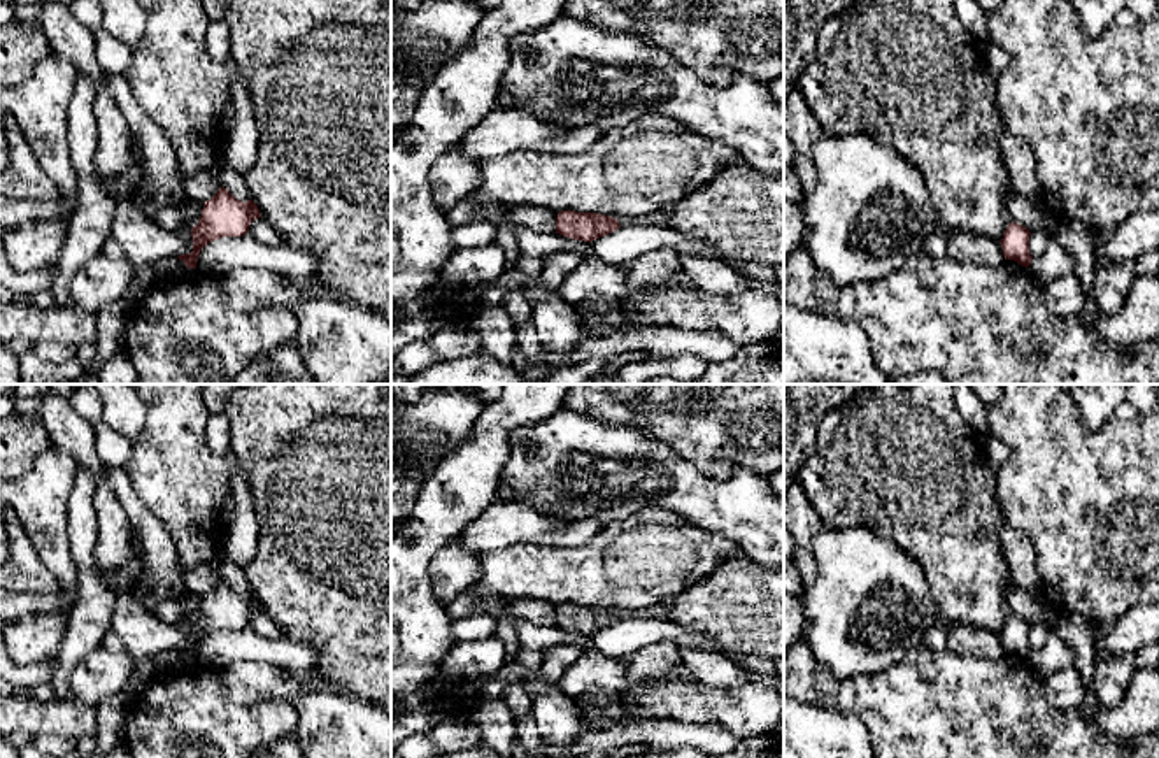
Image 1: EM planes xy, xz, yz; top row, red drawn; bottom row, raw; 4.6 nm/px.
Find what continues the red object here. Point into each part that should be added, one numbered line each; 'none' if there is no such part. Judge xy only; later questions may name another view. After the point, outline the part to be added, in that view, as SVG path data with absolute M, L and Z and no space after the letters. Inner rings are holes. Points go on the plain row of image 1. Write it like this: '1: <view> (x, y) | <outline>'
none

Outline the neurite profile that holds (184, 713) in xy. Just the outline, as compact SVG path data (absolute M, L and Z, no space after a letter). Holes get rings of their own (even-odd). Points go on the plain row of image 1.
M195 661L156 674L142 695L130 702L123 742L133 758L249 758L293 733L295 726L293 700L270 698L238 705L224 695L221 670Z

